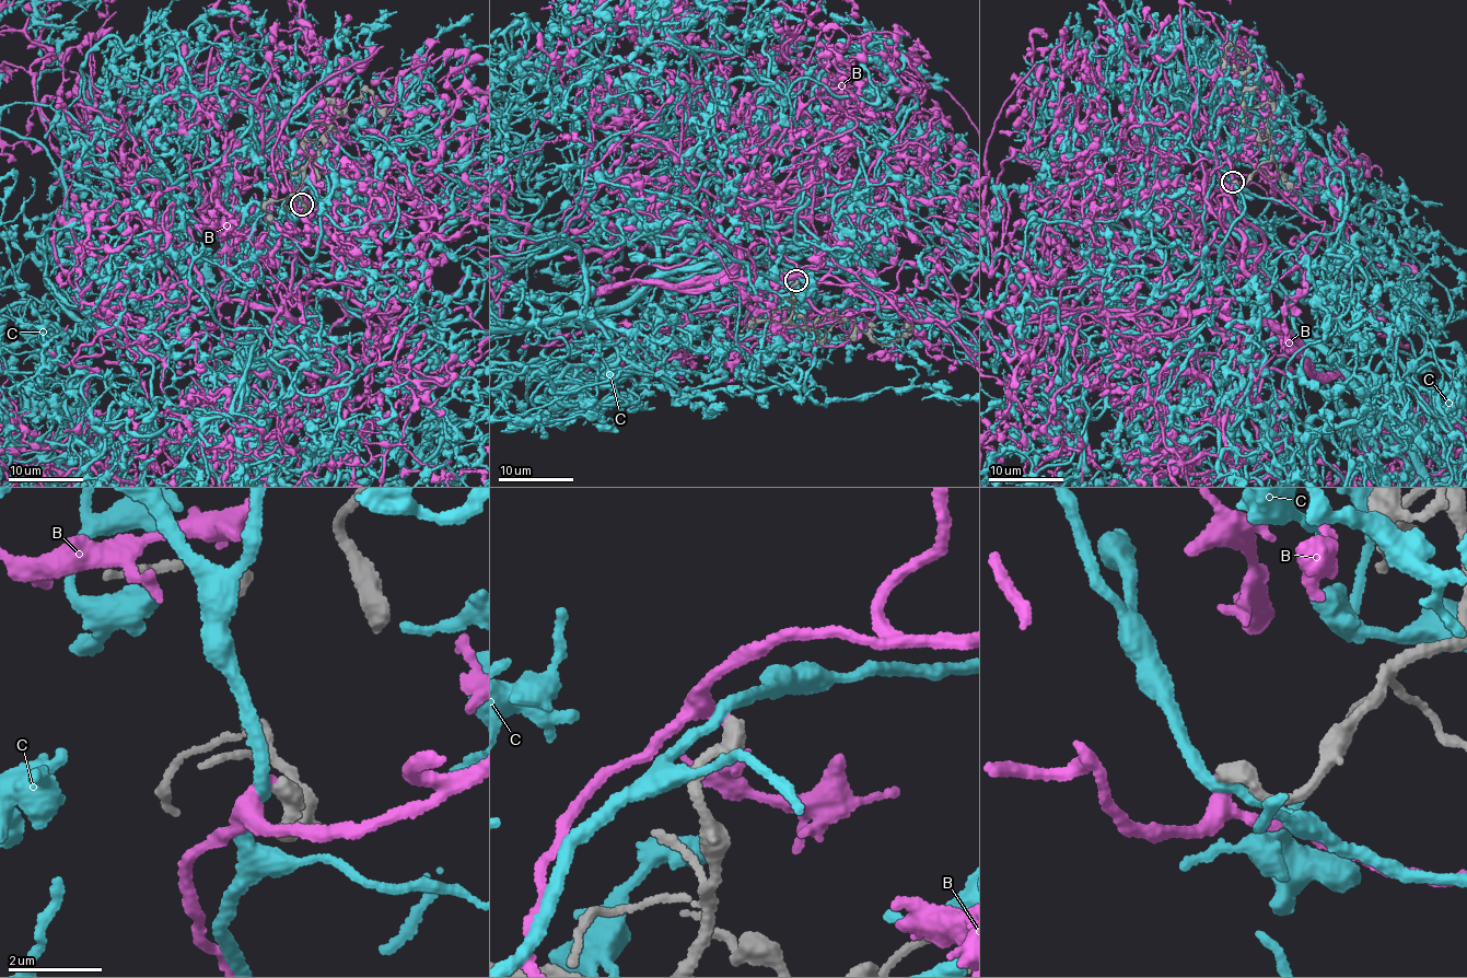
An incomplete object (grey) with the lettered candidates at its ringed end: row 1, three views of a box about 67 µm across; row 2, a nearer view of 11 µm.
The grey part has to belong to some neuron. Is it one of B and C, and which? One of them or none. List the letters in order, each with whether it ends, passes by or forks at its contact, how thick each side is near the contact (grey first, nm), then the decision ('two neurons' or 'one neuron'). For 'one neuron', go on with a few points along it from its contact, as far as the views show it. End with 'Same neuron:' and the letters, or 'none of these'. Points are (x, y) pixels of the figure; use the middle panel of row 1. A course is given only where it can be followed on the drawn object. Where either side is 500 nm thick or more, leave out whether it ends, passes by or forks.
B: it passes by; calibres 400 and 200 nm; one neuron; course (798, 280), (840, 266), (721, 282), (791, 41), (736, 142), (709, 59), (616, 20), (691, 78), (590, 118)
C: it passes by; calibres 420 and 260 nm; two neurons
Same neuron: B

